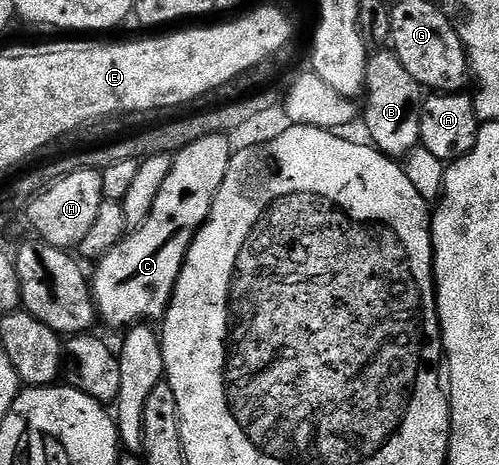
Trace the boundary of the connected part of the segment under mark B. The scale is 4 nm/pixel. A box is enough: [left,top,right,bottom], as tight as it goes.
[363,48,425,158]

